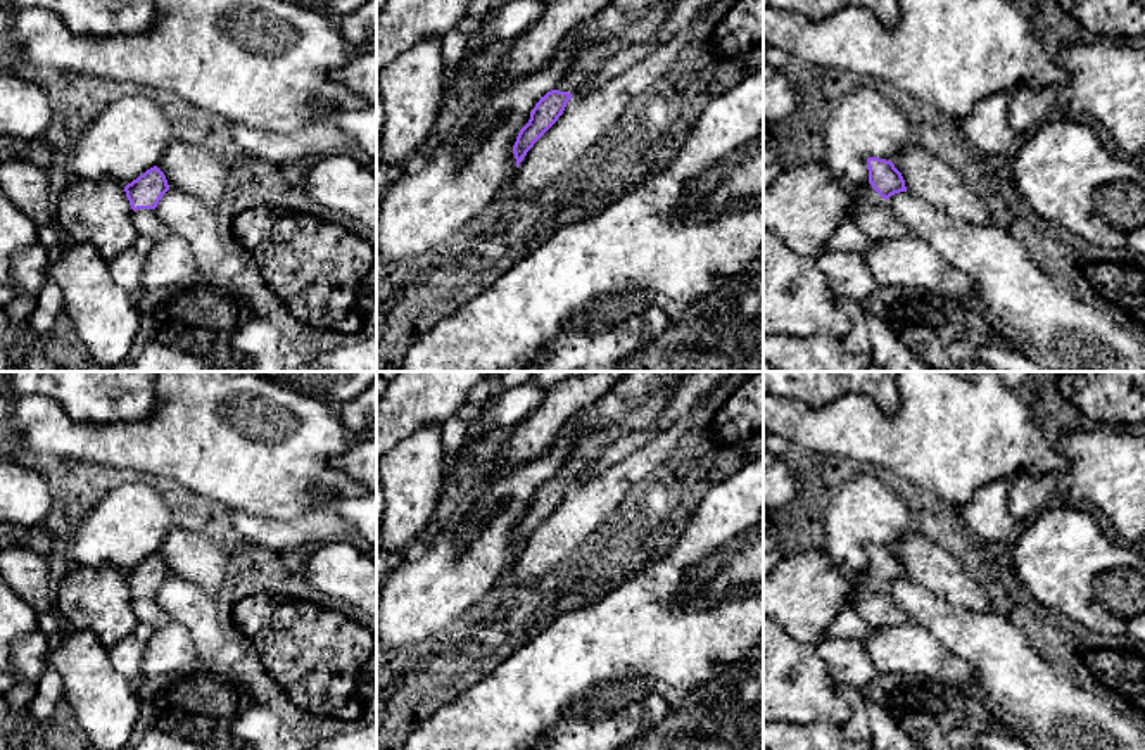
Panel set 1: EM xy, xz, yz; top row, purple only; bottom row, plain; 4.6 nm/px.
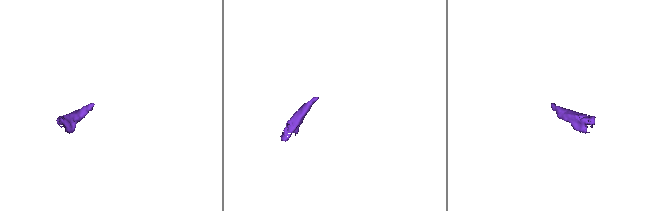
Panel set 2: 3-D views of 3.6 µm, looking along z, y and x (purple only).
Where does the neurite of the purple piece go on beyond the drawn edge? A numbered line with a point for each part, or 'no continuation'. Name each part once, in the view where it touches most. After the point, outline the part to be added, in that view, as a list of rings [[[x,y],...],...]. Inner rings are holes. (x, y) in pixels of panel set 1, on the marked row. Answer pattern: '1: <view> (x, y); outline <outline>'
1: xy (147, 223); outline [[[155,209],[133,211],[133,223],[138,235],[149,237],[154,242],[159,242],[169,235],[169,230],[157,218]]]

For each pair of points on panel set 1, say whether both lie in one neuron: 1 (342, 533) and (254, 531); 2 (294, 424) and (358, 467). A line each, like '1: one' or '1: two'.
1: one
2: two

